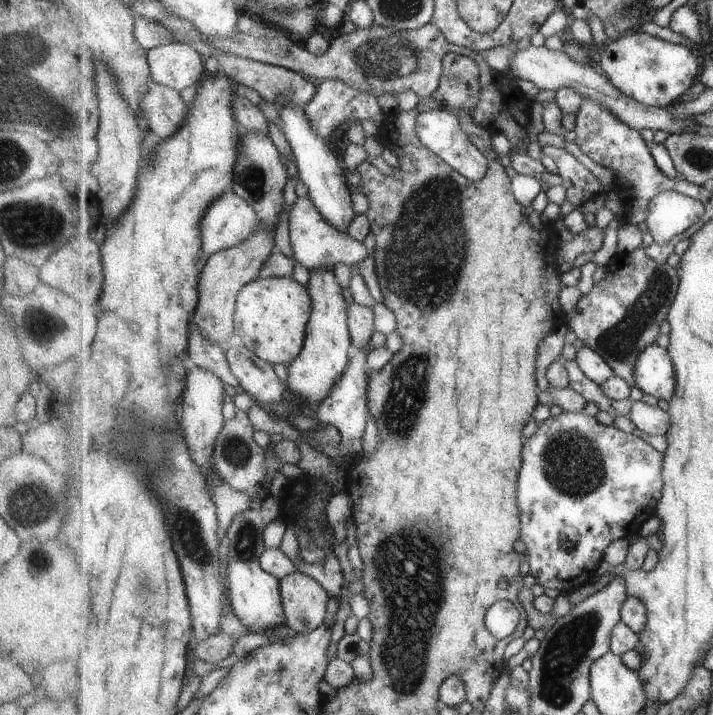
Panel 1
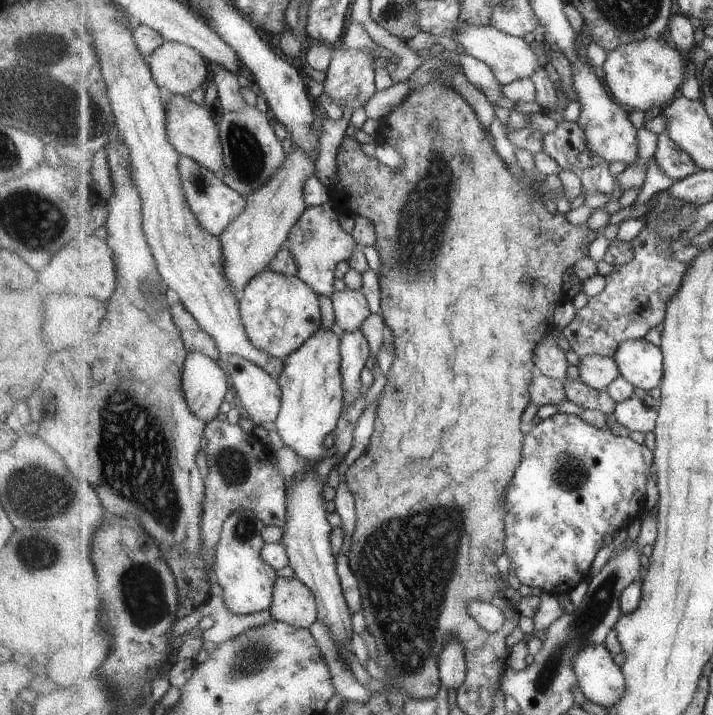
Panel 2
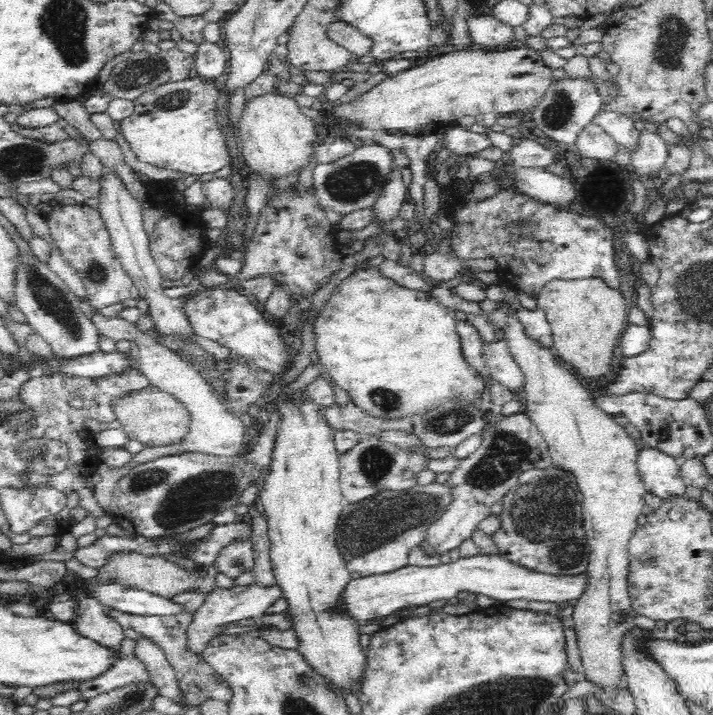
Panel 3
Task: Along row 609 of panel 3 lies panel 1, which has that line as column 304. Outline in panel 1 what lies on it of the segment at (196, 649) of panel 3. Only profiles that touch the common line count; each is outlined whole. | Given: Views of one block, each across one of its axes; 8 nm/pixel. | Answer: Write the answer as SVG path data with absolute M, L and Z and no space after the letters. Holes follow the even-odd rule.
M297 197L289 210L288 225L294 259L309 271L341 263L353 266L371 256L369 248L365 248L363 242L331 226L310 198Z

